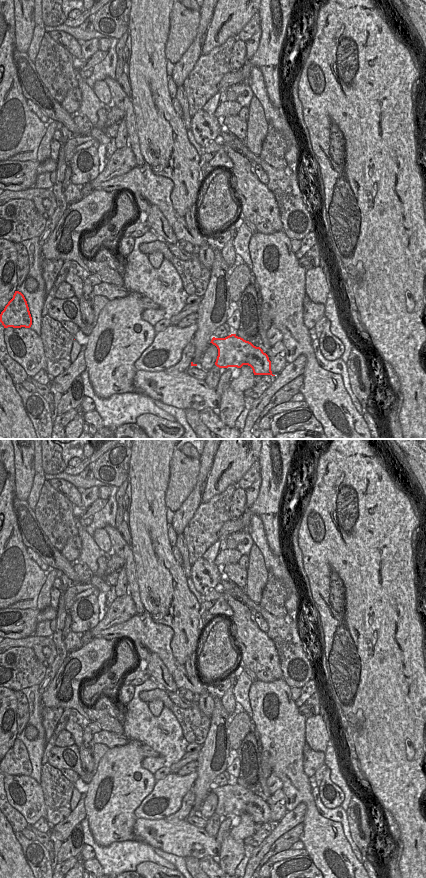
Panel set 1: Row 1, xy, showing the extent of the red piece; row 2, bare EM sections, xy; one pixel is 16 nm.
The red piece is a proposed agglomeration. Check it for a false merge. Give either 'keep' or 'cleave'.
keep

